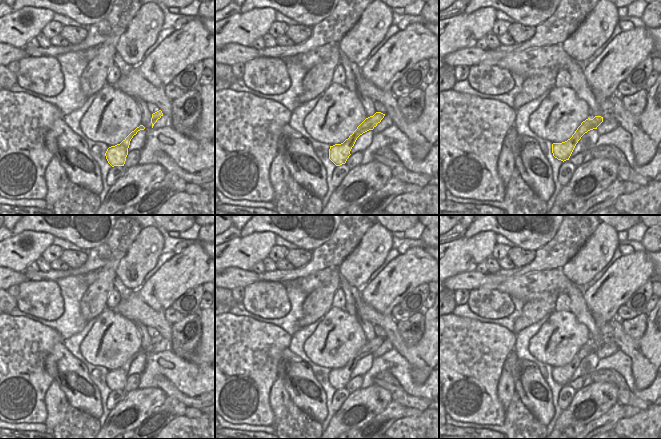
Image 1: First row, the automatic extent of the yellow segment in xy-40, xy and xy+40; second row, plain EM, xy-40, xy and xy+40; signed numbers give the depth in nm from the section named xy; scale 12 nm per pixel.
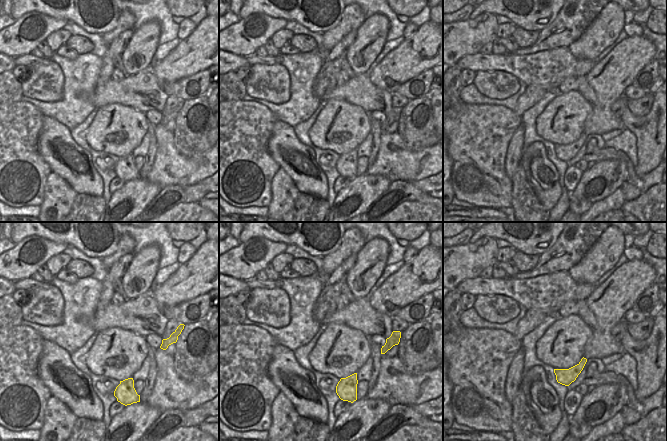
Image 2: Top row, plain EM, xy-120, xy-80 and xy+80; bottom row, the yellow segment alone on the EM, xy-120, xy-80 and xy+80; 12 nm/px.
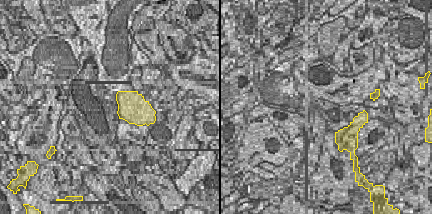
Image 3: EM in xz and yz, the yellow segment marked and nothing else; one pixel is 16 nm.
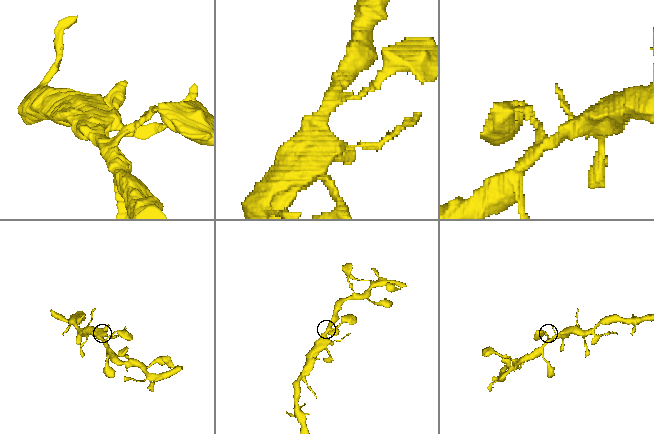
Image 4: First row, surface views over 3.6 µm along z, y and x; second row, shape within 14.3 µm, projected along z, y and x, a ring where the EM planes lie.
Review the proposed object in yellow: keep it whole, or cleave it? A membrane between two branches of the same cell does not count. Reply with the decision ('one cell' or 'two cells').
one cell

